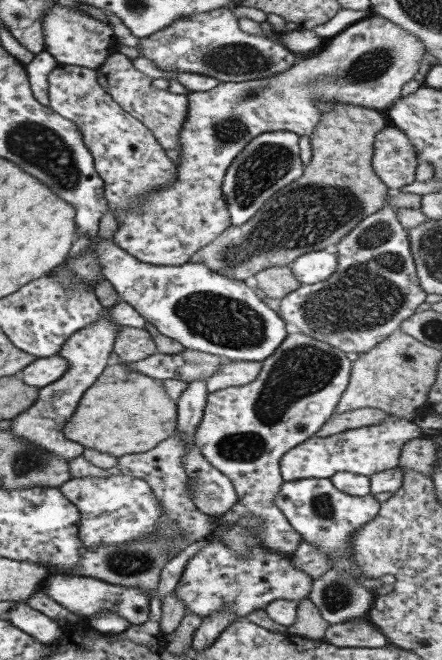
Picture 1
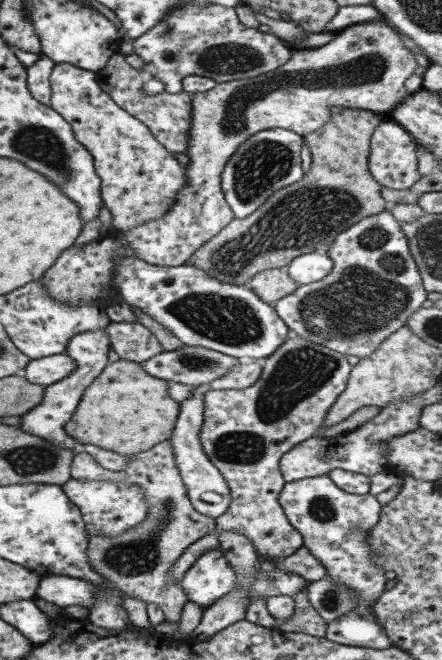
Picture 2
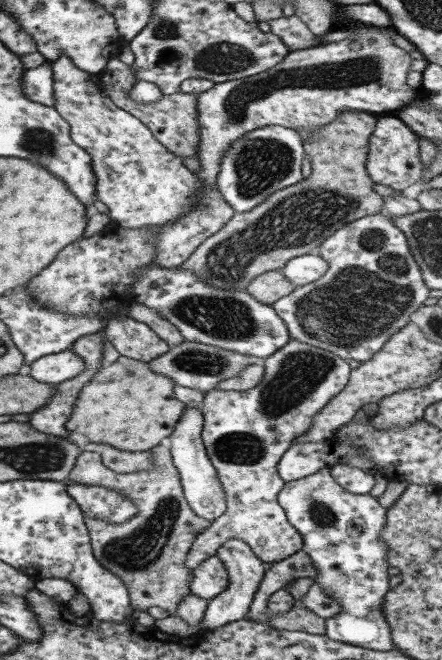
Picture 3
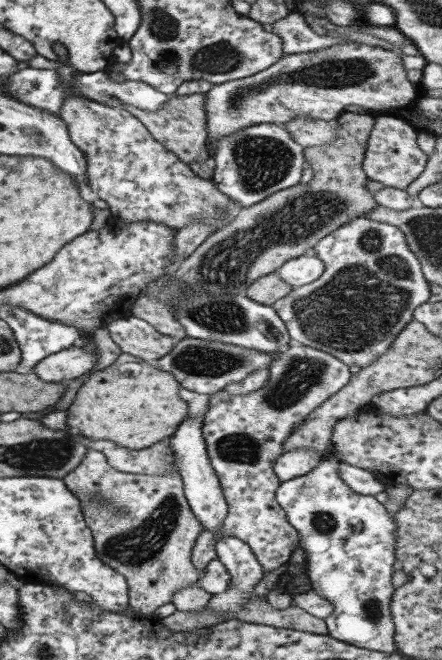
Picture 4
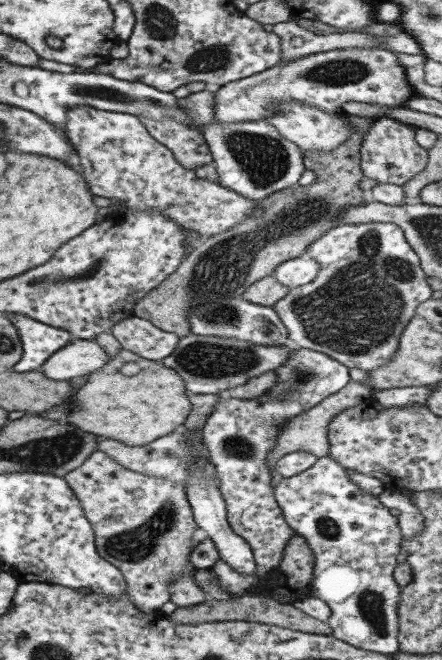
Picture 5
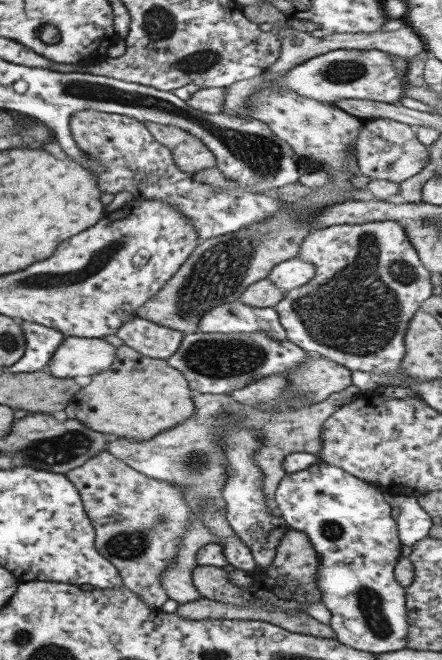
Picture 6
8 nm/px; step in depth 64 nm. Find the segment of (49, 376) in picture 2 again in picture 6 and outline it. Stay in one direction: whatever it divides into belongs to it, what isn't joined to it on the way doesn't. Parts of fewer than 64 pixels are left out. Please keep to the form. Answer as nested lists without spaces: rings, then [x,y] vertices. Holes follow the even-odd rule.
[[[67,336],[48,361],[46,370],[60,379],[92,376],[112,365],[116,351],[117,348],[104,338]]]

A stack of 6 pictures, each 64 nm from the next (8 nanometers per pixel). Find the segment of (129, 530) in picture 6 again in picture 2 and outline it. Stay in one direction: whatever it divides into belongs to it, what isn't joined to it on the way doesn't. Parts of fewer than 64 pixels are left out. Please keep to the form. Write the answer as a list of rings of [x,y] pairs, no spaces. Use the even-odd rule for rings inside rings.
[[[172,441],[160,442],[150,450],[132,455],[127,468],[111,471],[94,461],[94,456],[81,452],[72,457],[71,478],[78,480],[130,481],[144,489],[148,501],[148,514],[136,528],[124,530],[120,536],[92,536],[88,545],[88,562],[104,578],[112,580],[116,588],[144,603],[154,602],[164,612],[166,622],[179,622],[182,606],[188,596],[180,580],[174,582],[170,571],[184,550],[216,528],[216,519],[200,514],[190,503],[186,485],[176,465]]]

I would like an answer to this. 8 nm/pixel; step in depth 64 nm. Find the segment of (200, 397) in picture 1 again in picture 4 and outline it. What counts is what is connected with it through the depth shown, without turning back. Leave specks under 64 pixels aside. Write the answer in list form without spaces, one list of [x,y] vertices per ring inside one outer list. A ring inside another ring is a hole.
[[[187,416],[170,437],[170,442],[172,442],[172,450],[174,450],[175,466],[183,480],[184,494],[188,506],[196,519],[204,525],[204,529],[218,533],[220,523],[224,521],[224,517],[227,515],[227,502],[216,476],[216,471],[214,471],[210,463],[204,435],[202,434],[202,426],[203,423],[200,423],[198,418]]]

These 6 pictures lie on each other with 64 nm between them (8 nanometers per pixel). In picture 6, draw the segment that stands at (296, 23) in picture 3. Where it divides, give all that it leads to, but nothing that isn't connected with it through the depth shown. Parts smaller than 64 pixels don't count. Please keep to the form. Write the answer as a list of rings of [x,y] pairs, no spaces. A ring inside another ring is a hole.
[[[406,24],[398,30],[394,31],[376,31],[372,33],[346,33],[346,34],[325,34],[322,38],[311,36],[309,28],[303,31],[294,29],[293,27],[286,27],[276,32],[281,39],[280,56],[278,60],[272,64],[271,68],[266,70],[264,81],[274,81],[278,77],[282,77],[286,71],[296,67],[296,65],[312,58],[330,52],[331,50],[348,49],[348,50],[381,50],[390,54],[405,57],[410,60],[412,57],[420,54],[423,50],[423,39],[414,32],[412,26]]]

